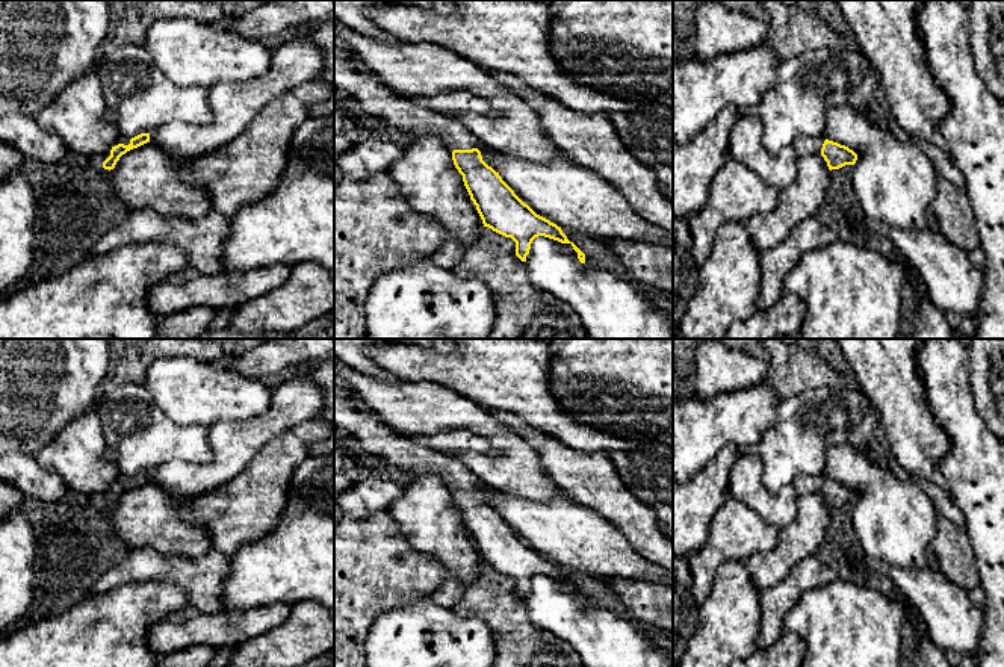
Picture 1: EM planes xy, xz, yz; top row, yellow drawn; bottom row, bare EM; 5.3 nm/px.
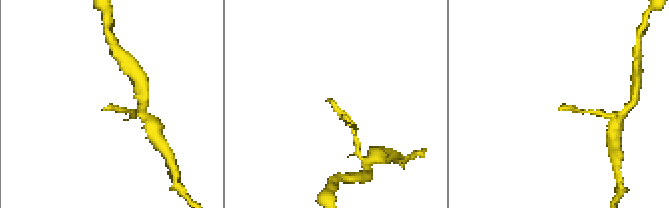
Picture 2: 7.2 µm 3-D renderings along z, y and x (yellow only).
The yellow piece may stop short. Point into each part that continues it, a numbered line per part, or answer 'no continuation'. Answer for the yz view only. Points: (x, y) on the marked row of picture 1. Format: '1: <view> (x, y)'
1: yz (805, 145)

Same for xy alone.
1: xy (97, 161)

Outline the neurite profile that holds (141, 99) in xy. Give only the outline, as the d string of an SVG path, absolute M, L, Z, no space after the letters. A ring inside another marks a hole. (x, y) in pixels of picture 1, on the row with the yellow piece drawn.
M139 38L107 44L95 74L121 138L153 133L163 124L207 124L213 118L209 88L178 86L154 65Z

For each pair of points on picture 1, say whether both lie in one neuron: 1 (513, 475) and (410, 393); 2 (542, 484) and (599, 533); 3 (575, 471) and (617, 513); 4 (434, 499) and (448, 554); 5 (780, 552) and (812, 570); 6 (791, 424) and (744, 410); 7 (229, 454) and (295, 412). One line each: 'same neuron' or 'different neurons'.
1: same neuron
2: different neurons
3: same neuron
4: same neuron
5: different neurons
6: different neurons
7: same neuron

